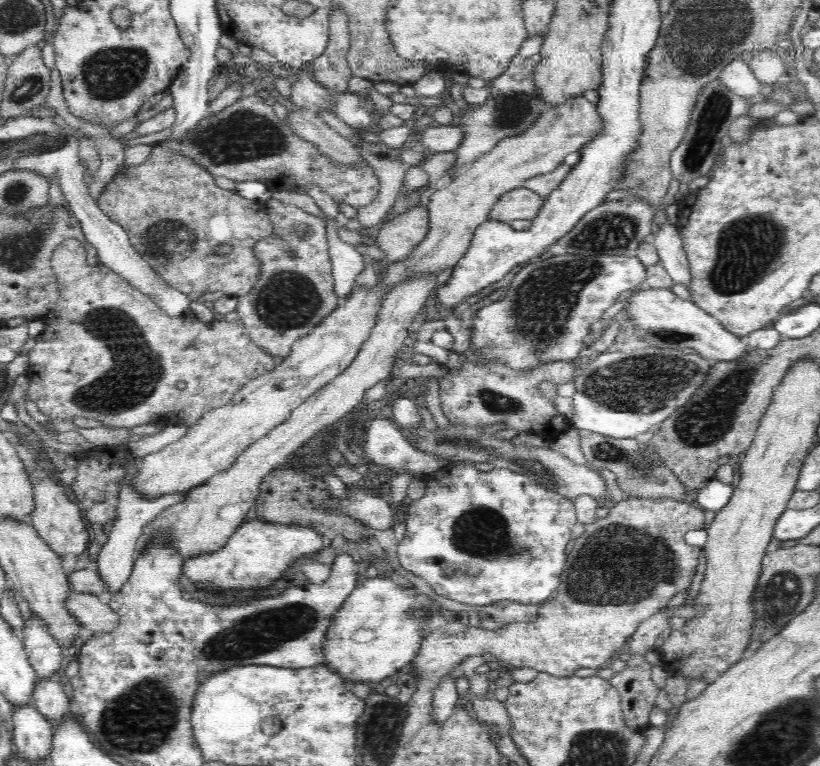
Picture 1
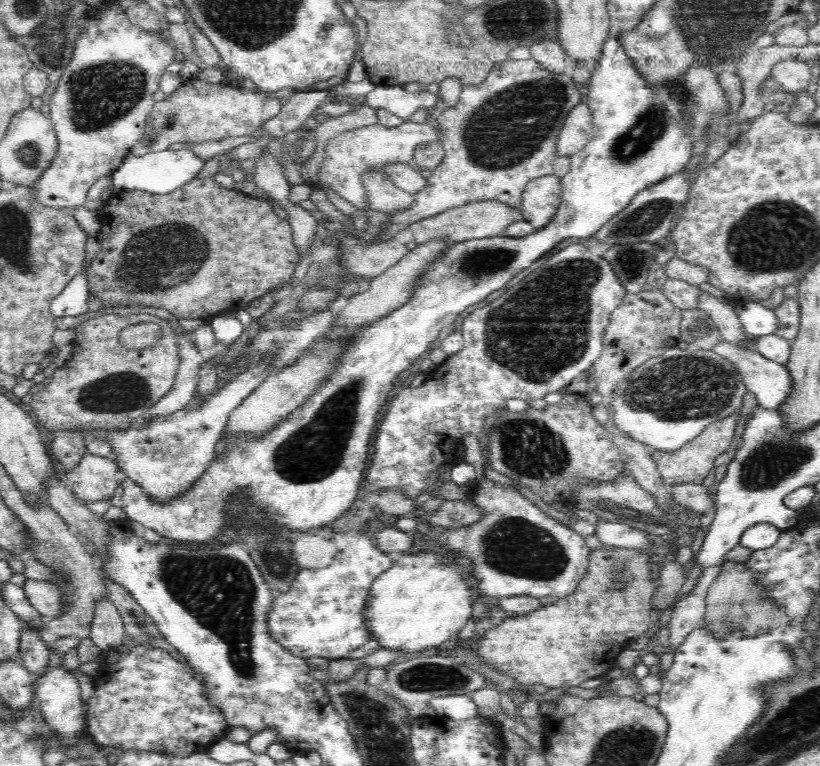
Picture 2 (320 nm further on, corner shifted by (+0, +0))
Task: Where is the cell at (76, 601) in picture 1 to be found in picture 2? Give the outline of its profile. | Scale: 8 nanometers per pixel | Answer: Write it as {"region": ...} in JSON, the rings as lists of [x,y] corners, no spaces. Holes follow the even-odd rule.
{"region":[[[26,579],[23,586],[27,599],[32,606],[45,618],[56,618],[62,610],[61,590],[48,581]]]}

